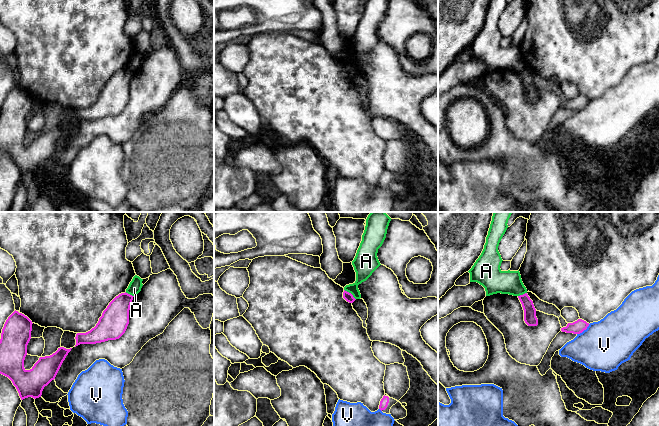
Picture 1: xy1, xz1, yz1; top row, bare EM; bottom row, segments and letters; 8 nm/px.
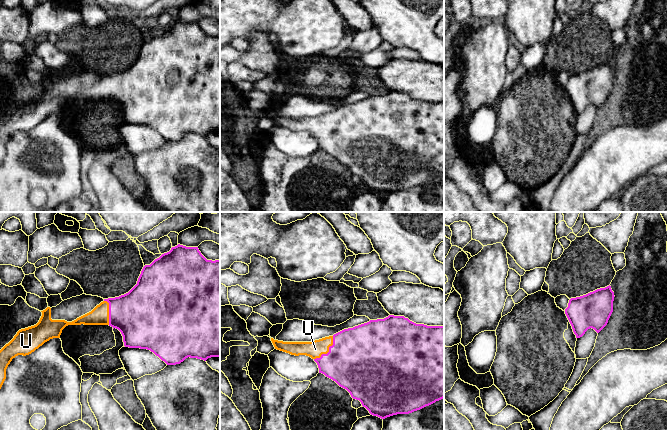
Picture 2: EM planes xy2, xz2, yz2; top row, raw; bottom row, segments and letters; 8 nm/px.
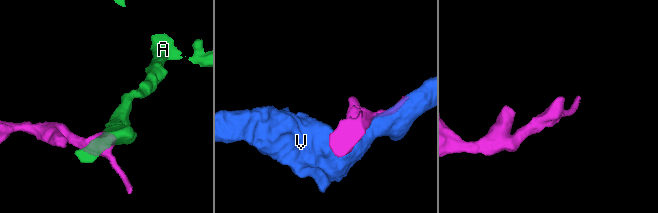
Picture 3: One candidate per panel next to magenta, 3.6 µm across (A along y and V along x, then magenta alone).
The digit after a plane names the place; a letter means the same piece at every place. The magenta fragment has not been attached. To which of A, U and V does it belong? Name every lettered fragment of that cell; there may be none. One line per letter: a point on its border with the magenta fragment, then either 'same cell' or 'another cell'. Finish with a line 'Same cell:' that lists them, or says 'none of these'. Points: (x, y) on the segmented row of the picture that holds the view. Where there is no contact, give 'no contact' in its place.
A: xz1 (350, 293) | another cell
U: xz2 (329, 351) | same cell
V: yz1 (583, 330) | another cell
Same cell: U

